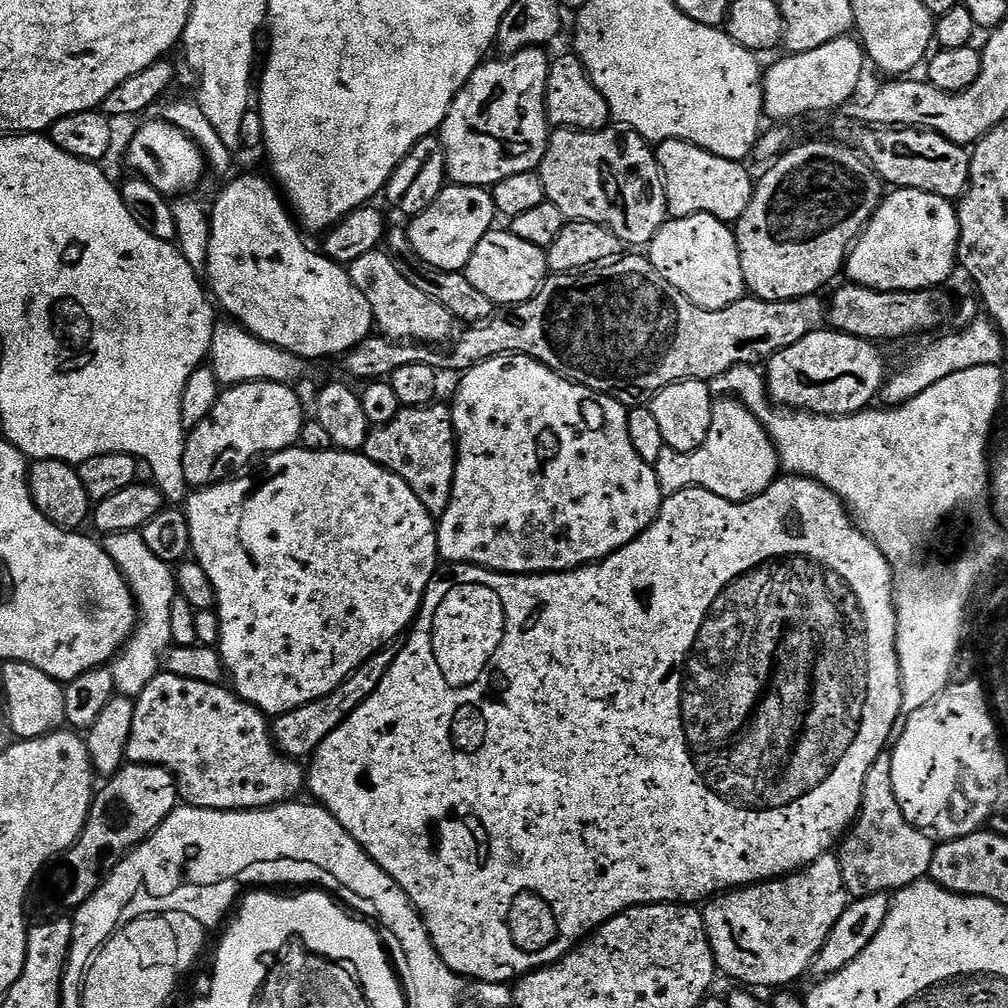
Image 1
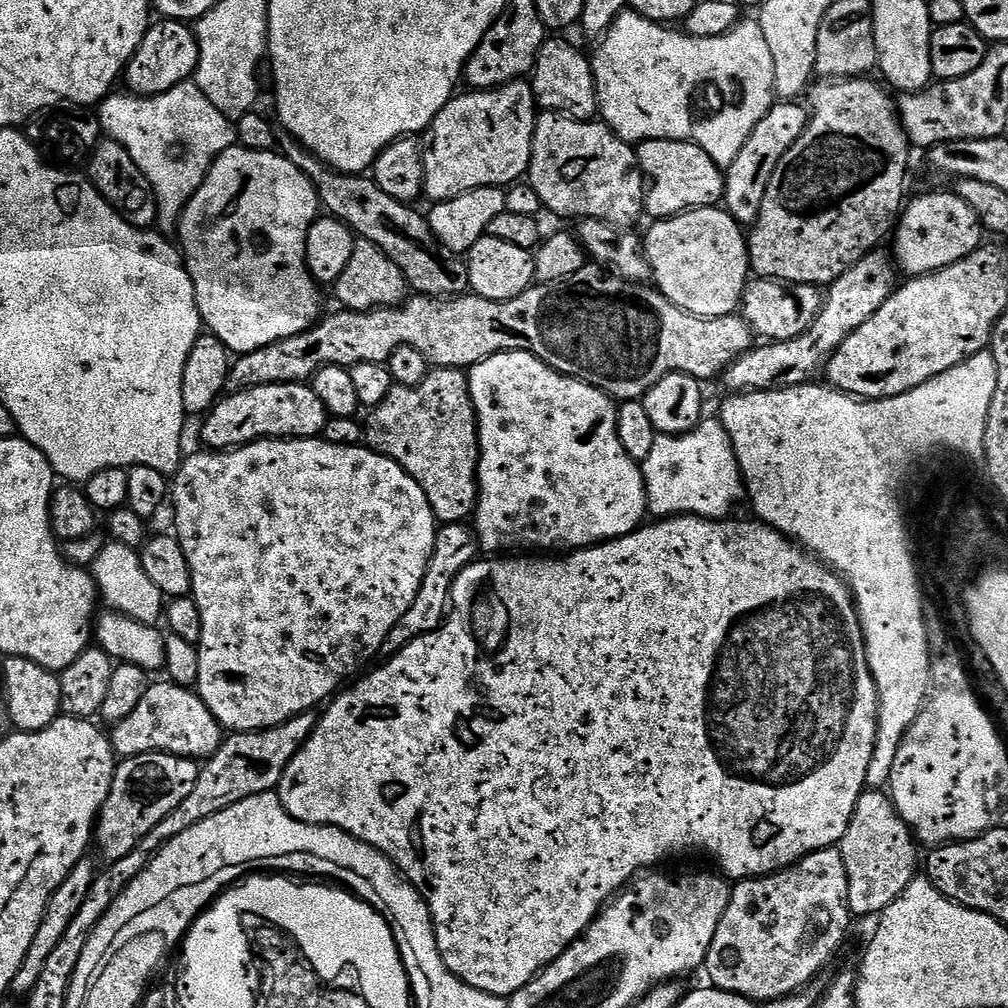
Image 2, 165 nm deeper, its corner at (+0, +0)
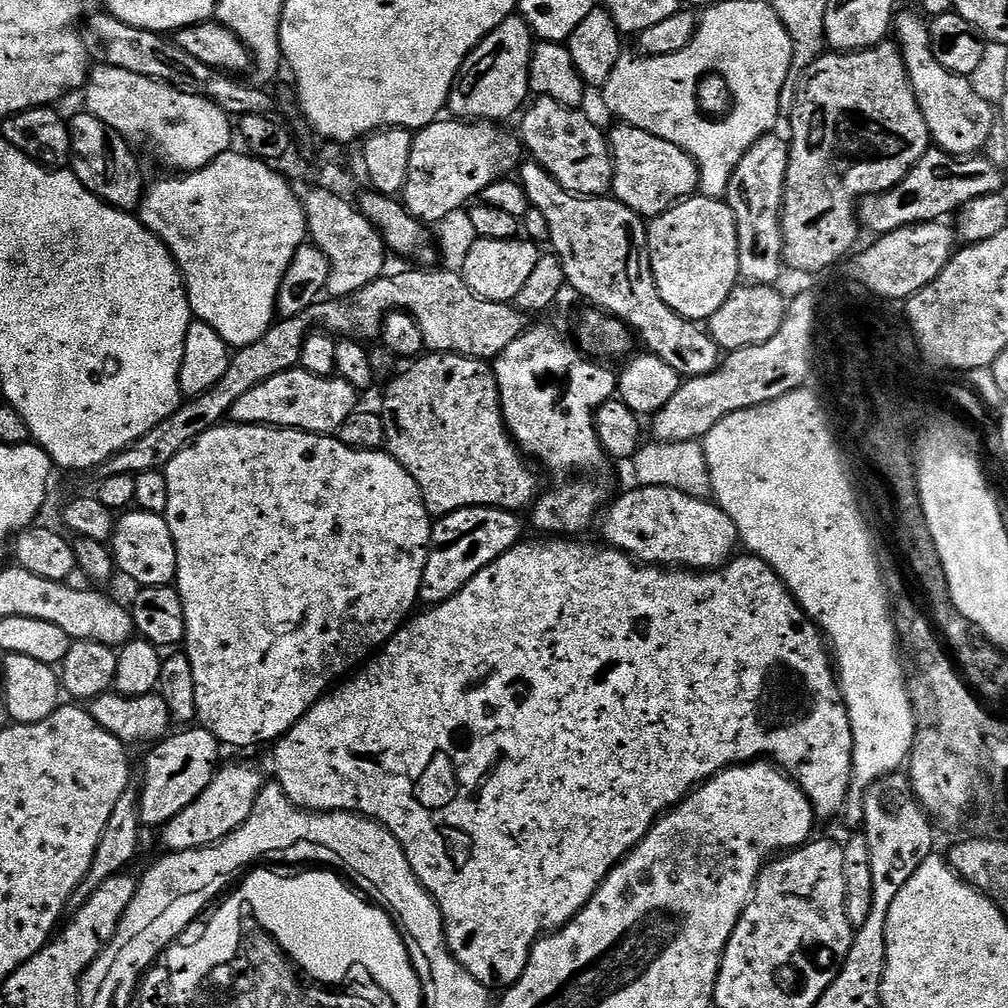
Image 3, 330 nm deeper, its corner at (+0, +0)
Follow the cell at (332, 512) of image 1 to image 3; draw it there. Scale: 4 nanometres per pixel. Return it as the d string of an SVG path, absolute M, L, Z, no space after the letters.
M221 422L215 428L208 428L206 434L198 437L193 444L184 447L162 471L166 480L166 491L169 495L163 518L170 526L170 534L174 538L174 546L178 554L174 587L180 593L182 606L186 614L186 634L184 635L183 647L186 649L186 655L190 658L190 666L194 666L196 720L207 732L214 734L214 738L220 741L221 745L228 747L229 744L232 748L252 748L255 744L271 745L279 740L281 736L285 736L337 681L347 677L353 670L359 669L373 653L383 648L389 638L413 615L414 609L412 607L417 607L420 598L419 586L422 585L423 570L426 568L426 562L428 561L428 550L432 546L433 517L430 515L428 507L424 505L418 482L414 482L414 478L410 478L408 471L393 456L389 456L387 451L363 452L357 448L346 446L335 435L316 436L312 432L299 432L297 428L274 428L267 424Z

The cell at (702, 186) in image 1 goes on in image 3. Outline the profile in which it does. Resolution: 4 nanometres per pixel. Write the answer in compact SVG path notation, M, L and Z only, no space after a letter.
M617 123L615 127L606 136L608 147L612 149L610 192L615 199L630 206L630 210L642 217L655 218L699 189L698 166L690 154L674 146L674 142L666 142L666 138L654 138L654 134L646 134L646 130L638 130L629 124Z

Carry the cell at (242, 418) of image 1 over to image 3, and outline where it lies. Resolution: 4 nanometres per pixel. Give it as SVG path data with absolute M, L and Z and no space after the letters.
M297 366L254 386L254 390L246 390L246 394L234 402L230 420L233 424L267 424L274 428L297 428L299 432L312 432L316 436L331 436L339 433L342 422L357 411L356 396L358 389L339 376L310 374Z

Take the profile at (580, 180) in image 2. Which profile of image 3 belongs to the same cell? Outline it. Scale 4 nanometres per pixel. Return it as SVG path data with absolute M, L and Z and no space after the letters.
M541 96L527 105L523 116L520 136L528 147L527 155L539 162L565 190L583 198L602 196L611 189L612 149L605 133L600 133L599 126L584 110L567 108L554 102L554 98Z

